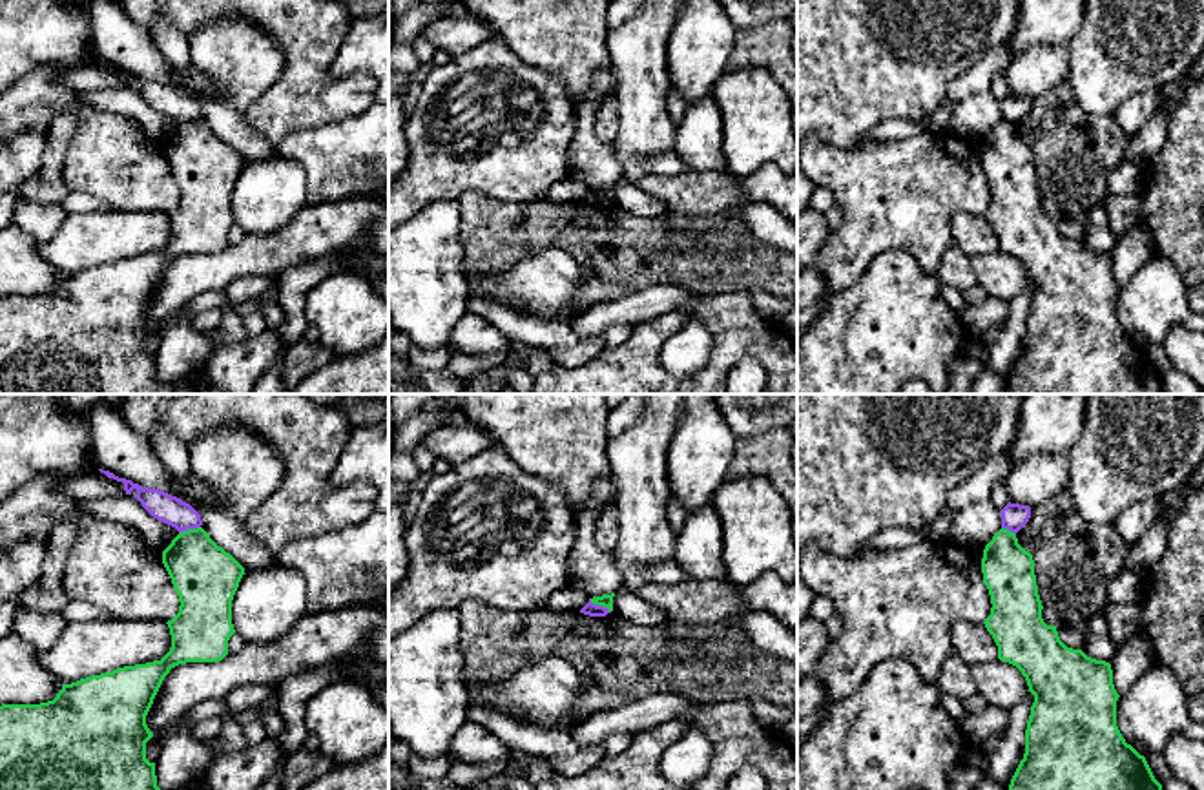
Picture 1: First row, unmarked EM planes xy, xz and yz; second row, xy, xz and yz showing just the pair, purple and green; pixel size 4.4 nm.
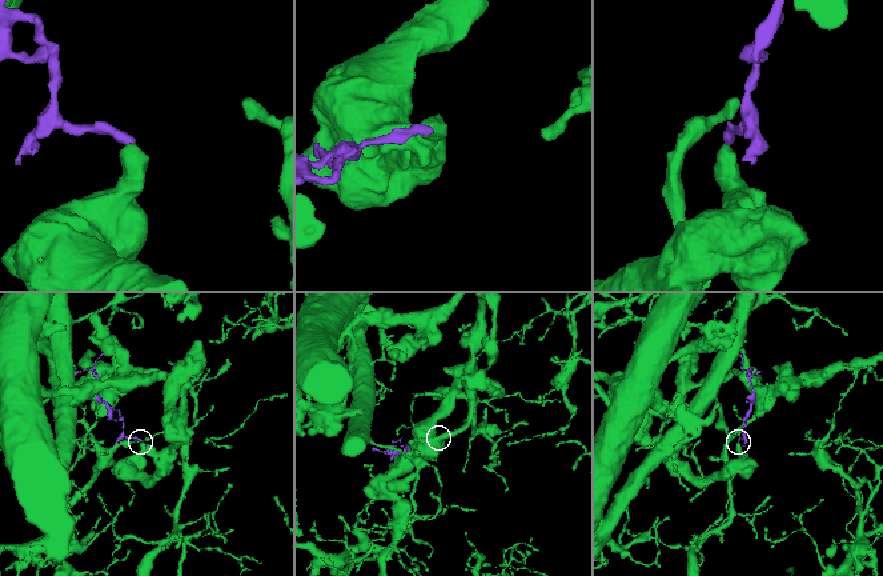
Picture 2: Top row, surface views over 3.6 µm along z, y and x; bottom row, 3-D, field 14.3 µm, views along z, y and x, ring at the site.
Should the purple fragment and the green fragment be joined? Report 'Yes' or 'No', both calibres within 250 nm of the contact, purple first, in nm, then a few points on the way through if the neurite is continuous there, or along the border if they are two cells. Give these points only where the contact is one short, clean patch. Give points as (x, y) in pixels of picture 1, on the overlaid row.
No. Thickness 60 nm (purple) against 60 nm. Boundary: xz (590, 599), (610, 612)

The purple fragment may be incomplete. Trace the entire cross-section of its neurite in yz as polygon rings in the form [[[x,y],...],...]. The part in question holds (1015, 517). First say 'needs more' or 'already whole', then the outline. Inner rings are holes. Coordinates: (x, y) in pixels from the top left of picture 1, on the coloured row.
already whole | [[[1007,504],[1002,511],[1002,527],[1018,533],[1031,518],[1031,507],[1020,504]]]

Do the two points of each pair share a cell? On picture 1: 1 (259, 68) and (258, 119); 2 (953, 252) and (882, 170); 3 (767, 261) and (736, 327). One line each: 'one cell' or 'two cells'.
1: two cells
2: two cells
3: two cells

